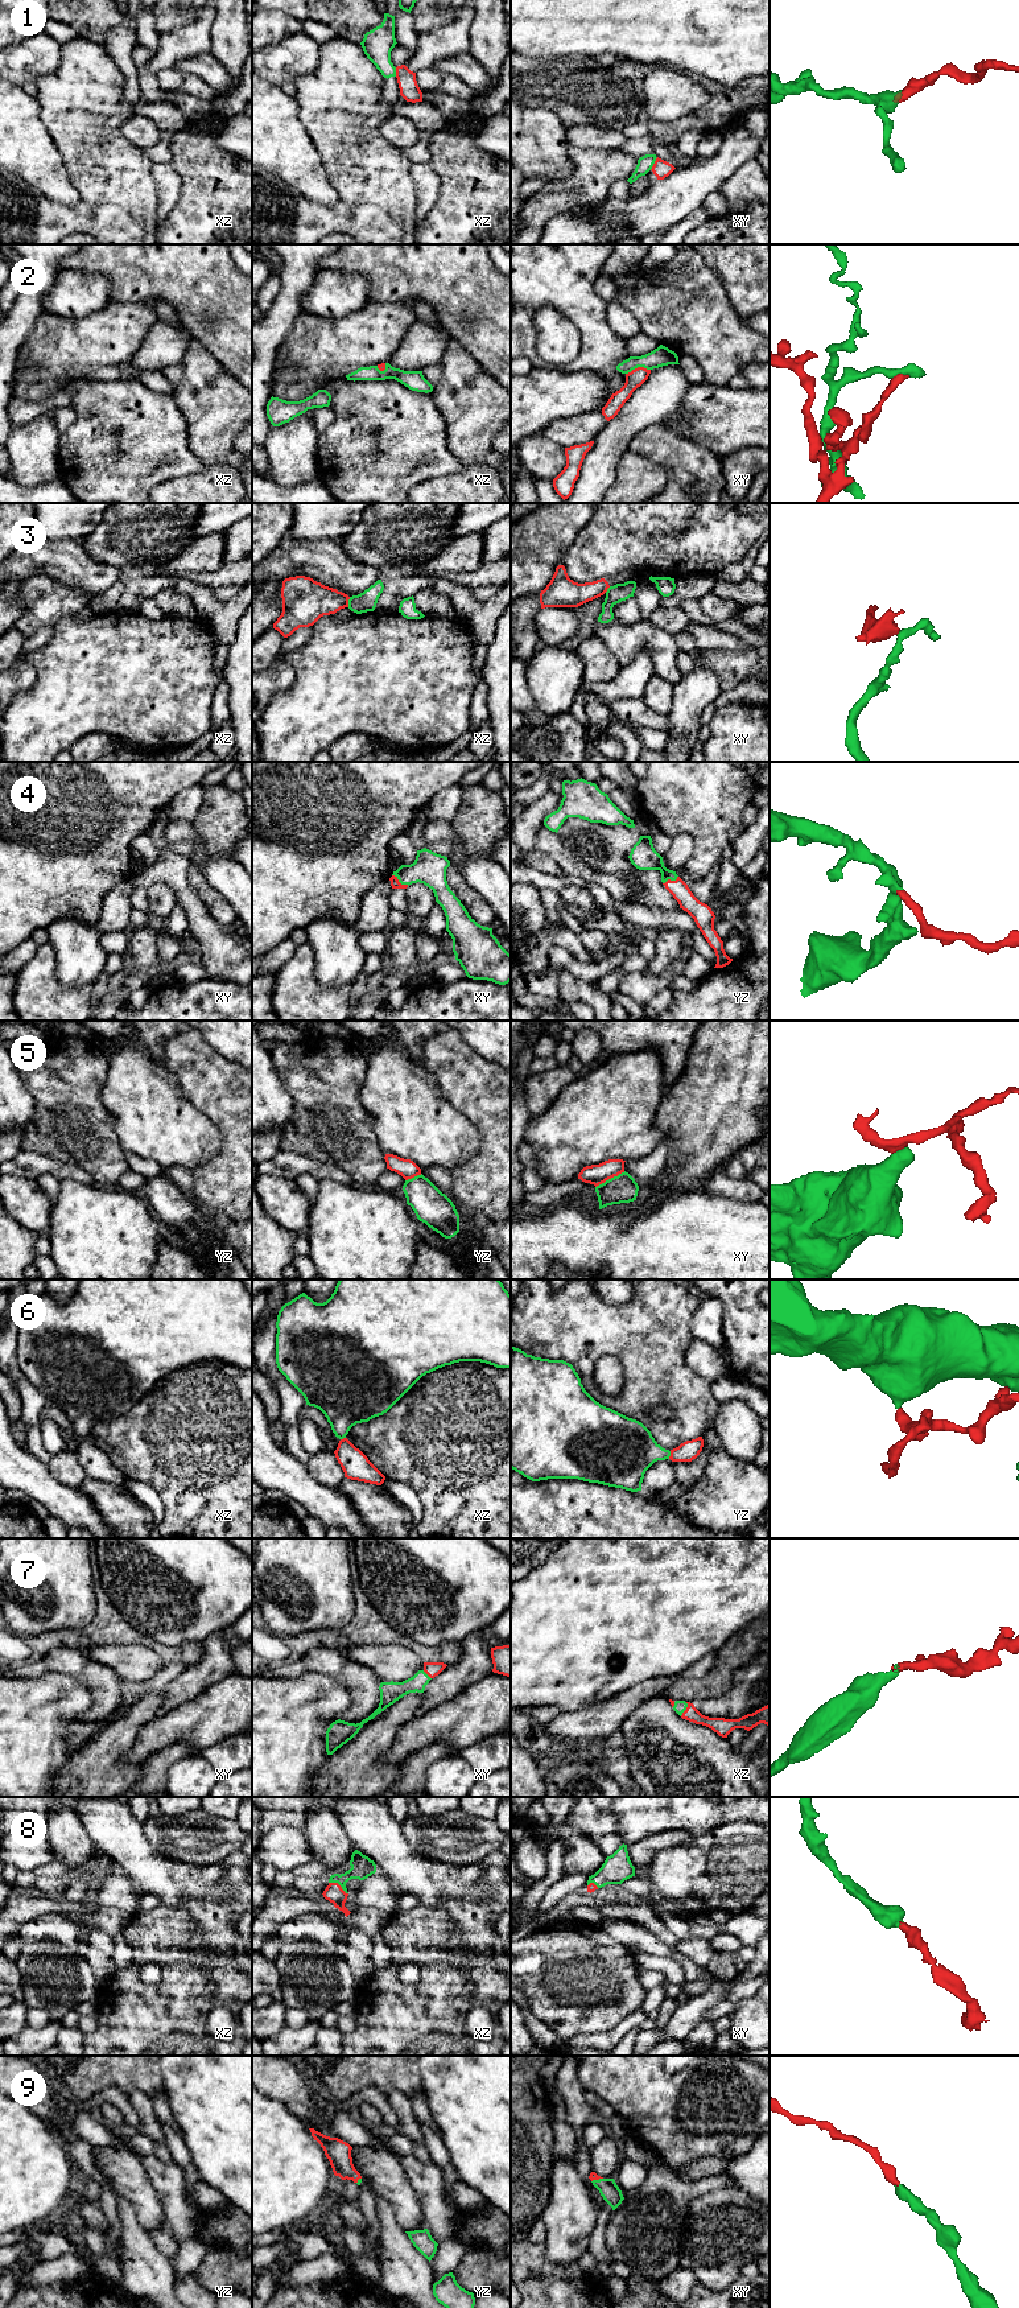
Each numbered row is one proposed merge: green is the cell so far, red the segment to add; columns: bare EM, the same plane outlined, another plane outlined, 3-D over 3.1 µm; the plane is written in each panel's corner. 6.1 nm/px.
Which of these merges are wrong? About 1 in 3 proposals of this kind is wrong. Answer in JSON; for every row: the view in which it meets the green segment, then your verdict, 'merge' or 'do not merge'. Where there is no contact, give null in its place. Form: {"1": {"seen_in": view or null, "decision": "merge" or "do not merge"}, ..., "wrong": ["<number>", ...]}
{"1": {"seen_in": "xy", "decision": "do not merge"}, "2": {"seen_in": "xy", "decision": "do not merge"}, "3": {"seen_in": "xz", "decision": "do not merge"}, "4": {"seen_in": "xy", "decision": "merge"}, "5": {"seen_in": "xy", "decision": "do not merge"}, "6": {"seen_in": "yz", "decision": "merge"}, "7": {"seen_in": "xz", "decision": "merge"}, "8": {"seen_in": "xz", "decision": "merge"}, "9": {"seen_in": "xy", "decision": "merge"}, "wrong": ["1", "2", "3", "5"]}

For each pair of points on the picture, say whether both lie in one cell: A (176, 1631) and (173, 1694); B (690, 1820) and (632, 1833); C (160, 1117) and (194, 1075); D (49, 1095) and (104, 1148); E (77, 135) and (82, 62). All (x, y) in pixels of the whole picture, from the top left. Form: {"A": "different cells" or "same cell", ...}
{"A": "different cells", "B": "same cell", "C": "different cells", "D": "same cell", "E": "same cell"}

